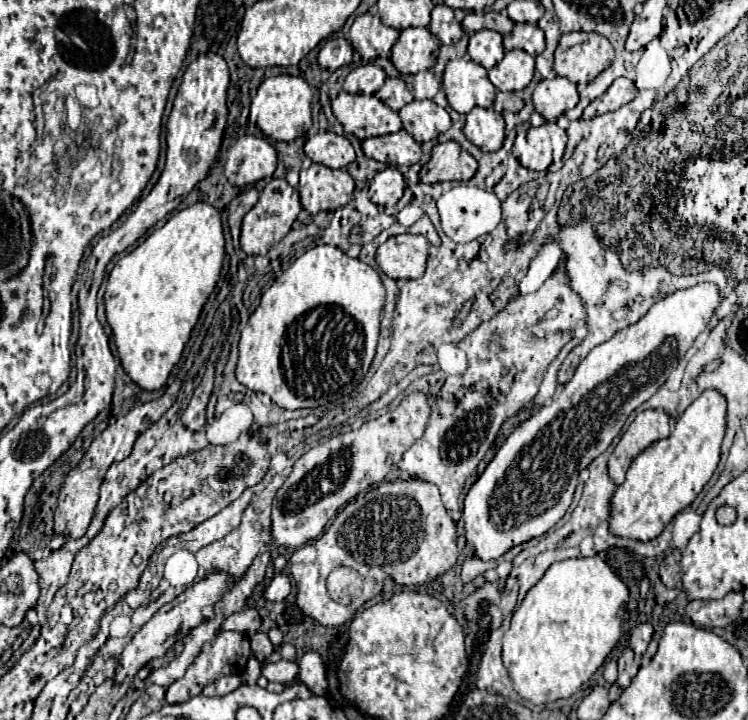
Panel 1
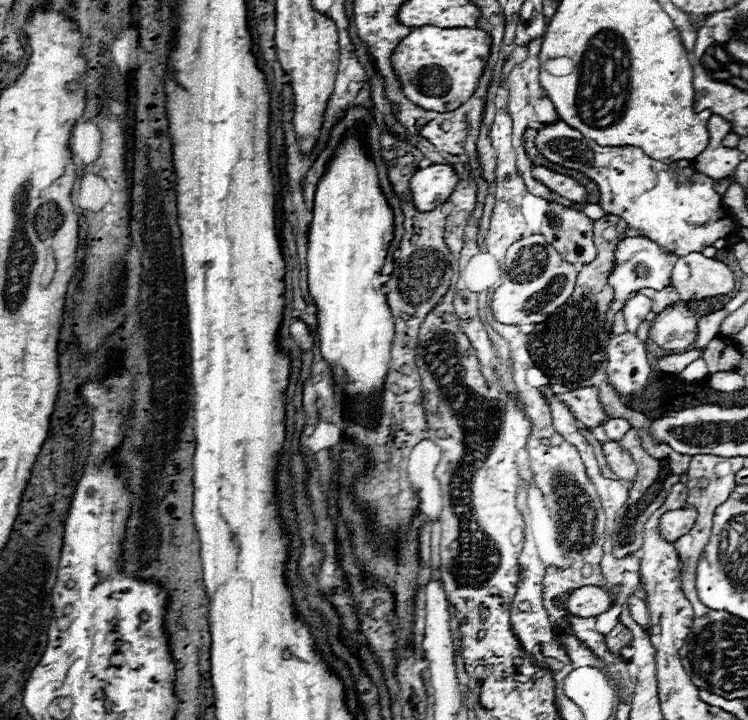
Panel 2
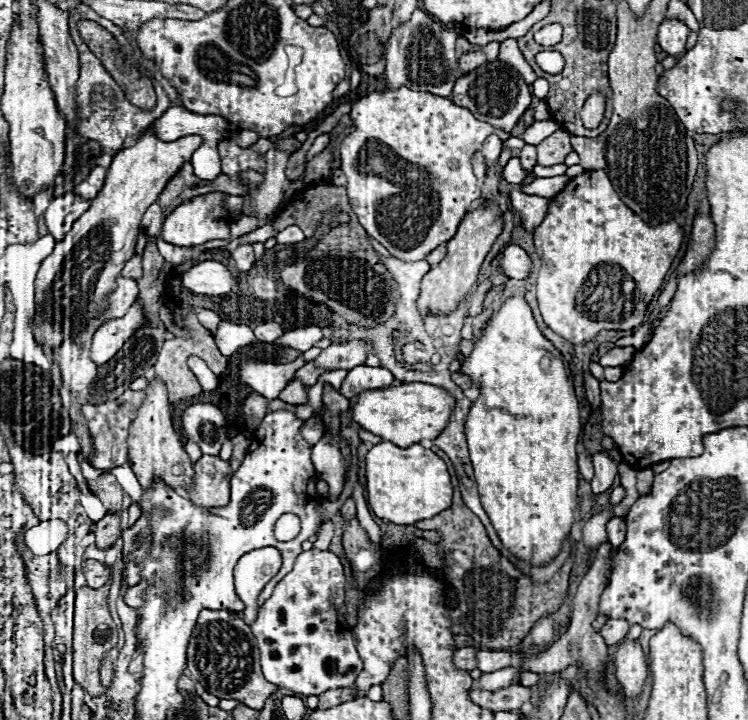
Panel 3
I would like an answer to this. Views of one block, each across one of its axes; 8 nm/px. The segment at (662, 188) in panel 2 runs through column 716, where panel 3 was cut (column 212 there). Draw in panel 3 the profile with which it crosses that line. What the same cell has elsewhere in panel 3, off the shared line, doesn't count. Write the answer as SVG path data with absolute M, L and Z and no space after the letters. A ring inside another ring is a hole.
M210 192L210 194L196 196L188 202L180 204L172 214L166 216L164 228L162 228L162 238L174 246L194 246L194 244L204 244L208 240L216 240L216 238L228 238L232 216L228 216L228 210L222 208L222 196L226 196L226 194Z

